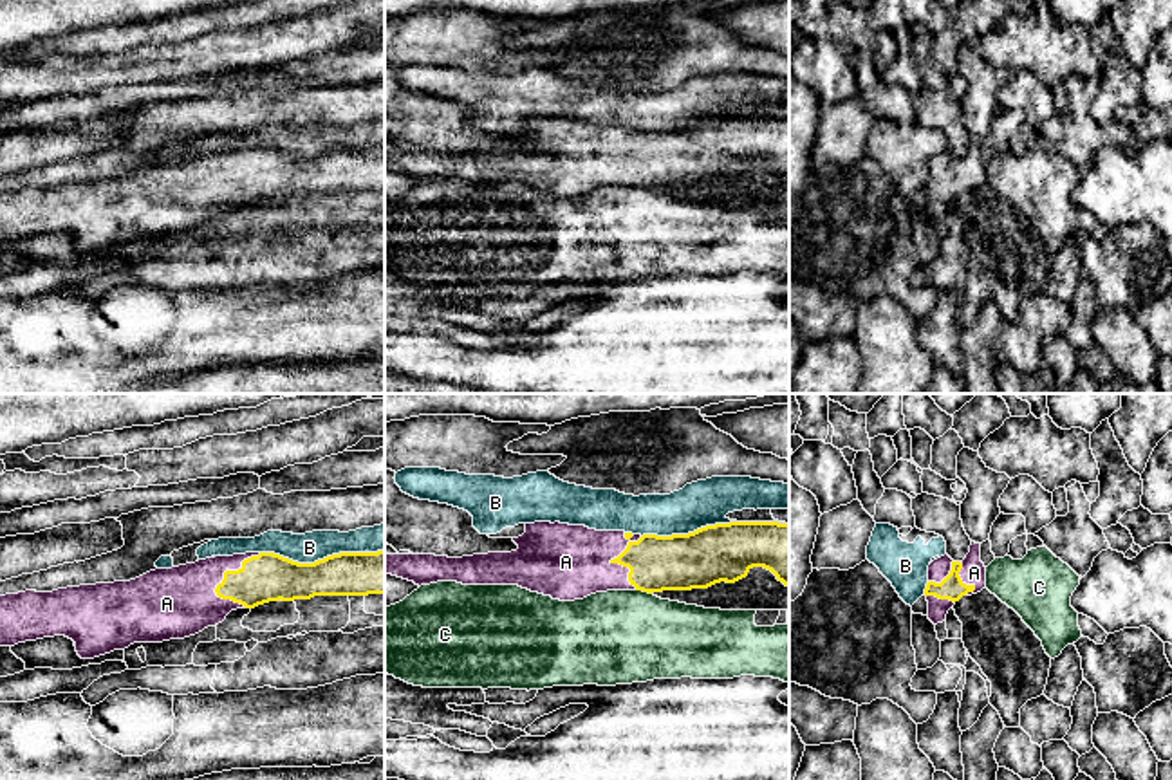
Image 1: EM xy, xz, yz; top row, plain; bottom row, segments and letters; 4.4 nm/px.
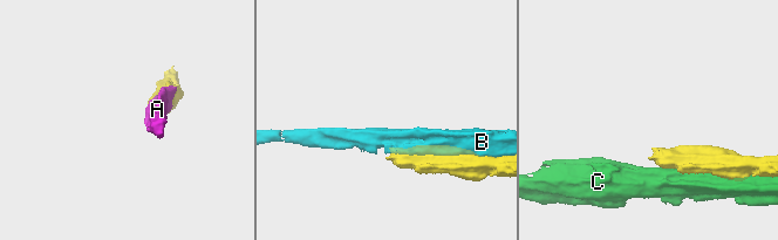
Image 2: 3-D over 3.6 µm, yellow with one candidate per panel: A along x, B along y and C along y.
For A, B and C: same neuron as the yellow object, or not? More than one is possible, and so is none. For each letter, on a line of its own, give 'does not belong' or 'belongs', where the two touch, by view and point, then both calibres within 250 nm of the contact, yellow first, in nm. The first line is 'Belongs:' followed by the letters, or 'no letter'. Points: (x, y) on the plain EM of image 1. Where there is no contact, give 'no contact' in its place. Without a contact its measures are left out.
Belongs: A
A: belongs; meets yellow in xy at (232, 167); 220 nm thick on the yellow side, 300 nm on the other
B: does not belong; meets yellow in xy at (324, 154); 200 nm thick on the yellow side, 140 nm on the other
C: does not belong; meets yellow in xz at (643, 186); 260 nm thick on the yellow side, 420 nm on the other

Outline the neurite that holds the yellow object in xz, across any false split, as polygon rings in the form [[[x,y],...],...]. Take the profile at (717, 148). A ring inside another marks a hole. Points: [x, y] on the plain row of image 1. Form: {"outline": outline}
{"outline": [[[560,117],[526,119],[526,128],[513,134],[518,141],[511,148],[488,148],[462,153],[435,150],[385,150],[385,170],[392,170],[415,181],[437,177],[457,177],[462,181],[518,181],[531,188],[551,191],[560,197],[583,195],[607,186],[692,186],[708,184],[715,179],[735,179],[748,172],[753,162],[771,166],[778,177],[789,182],[789,119],[778,117],[730,117],[701,123],[688,130],[632,130],[625,126],[596,126],[585,121],[569,121]]]}

